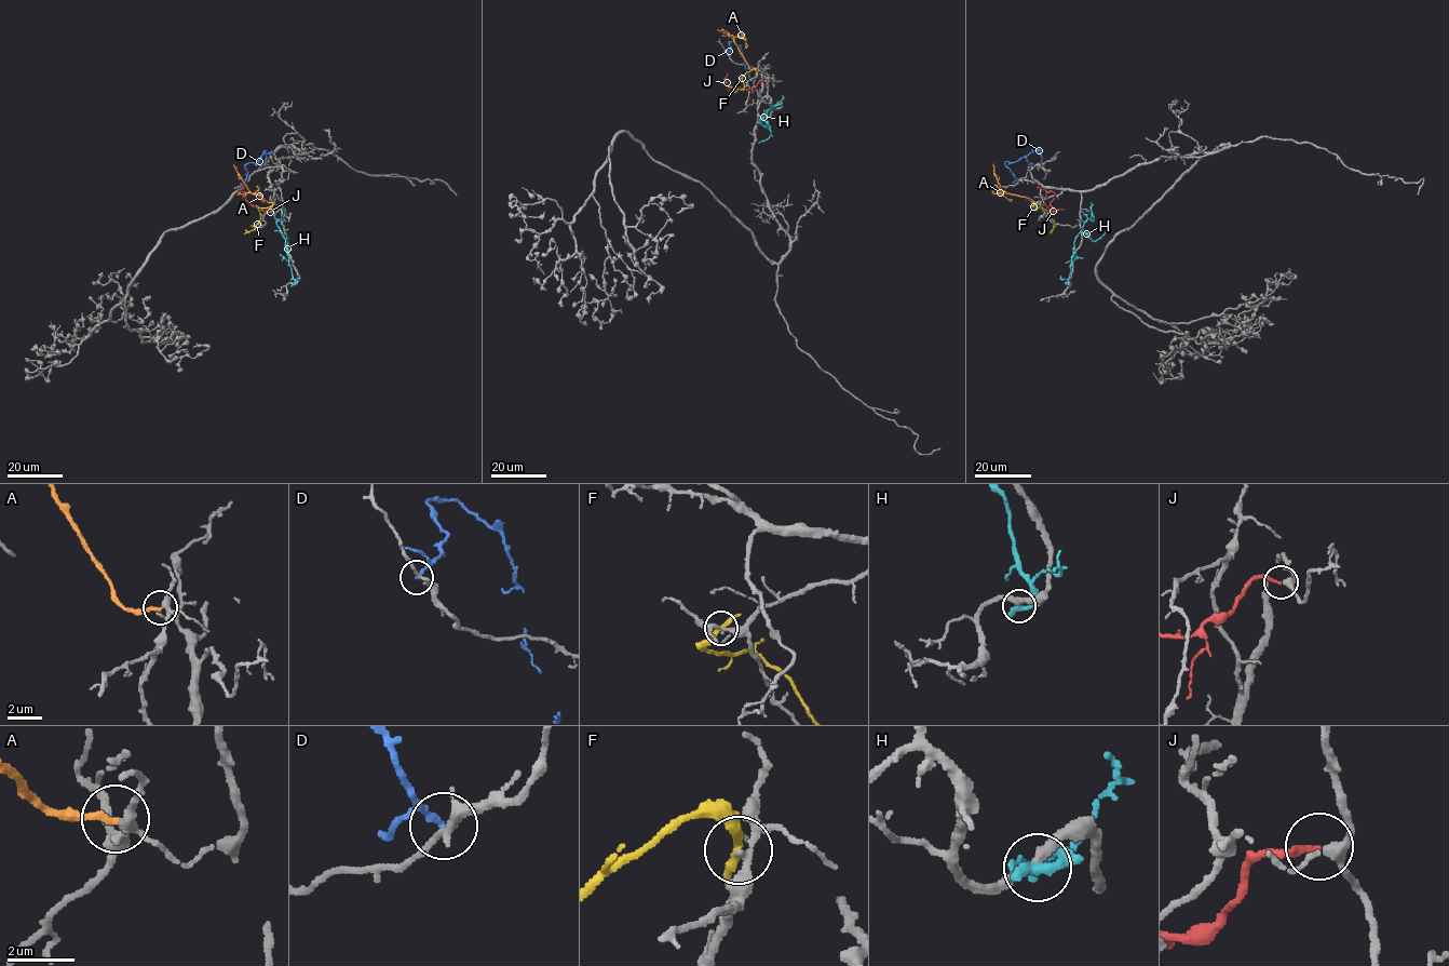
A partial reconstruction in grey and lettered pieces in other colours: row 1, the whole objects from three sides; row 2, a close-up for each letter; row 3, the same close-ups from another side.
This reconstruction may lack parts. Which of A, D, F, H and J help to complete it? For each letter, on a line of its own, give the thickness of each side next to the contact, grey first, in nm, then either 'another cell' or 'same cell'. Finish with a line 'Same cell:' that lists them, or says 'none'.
A: 240/220 nm | another cell
D: 220/190 nm | another cell
F: 260/260 nm | another cell
H: 300/400 nm | another cell
J: 280/190 nm | same cell
Same cell: J

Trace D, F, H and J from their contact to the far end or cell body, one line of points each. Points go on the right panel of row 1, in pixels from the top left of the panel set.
D: (1018, 182), (1006, 161), (1017, 161), (1038, 150), (1041, 164)
F: (1036, 203), (1033, 206), (1041, 206), (1054, 220), (1051, 233)
H: (1069, 285), (1077, 235), (1083, 230), (1092, 241), (1099, 239), (1107, 230)
J: (1044, 204), (1053, 211), (1051, 202), (1055, 193), (1037, 187)

